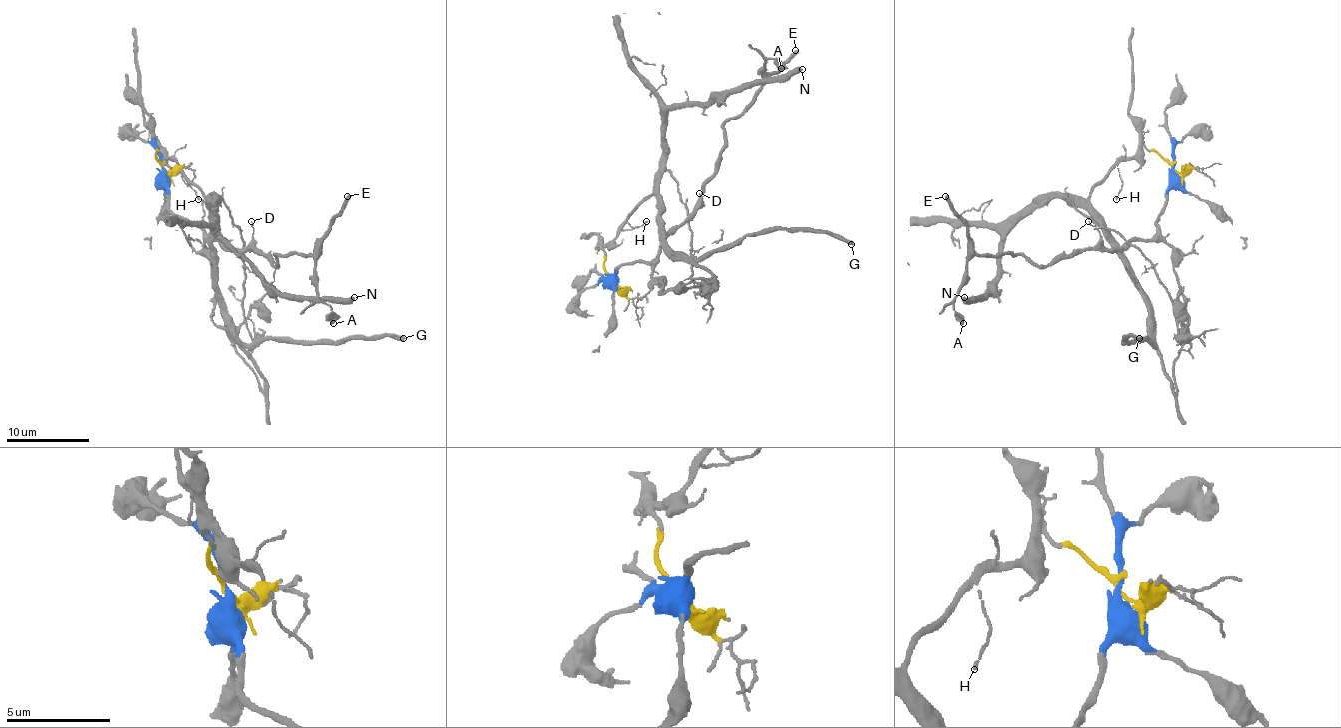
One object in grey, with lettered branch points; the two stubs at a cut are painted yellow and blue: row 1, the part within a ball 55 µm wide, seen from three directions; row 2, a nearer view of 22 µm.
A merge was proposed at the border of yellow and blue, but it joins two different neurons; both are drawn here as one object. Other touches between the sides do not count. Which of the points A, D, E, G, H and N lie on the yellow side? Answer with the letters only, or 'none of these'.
G, H, N

